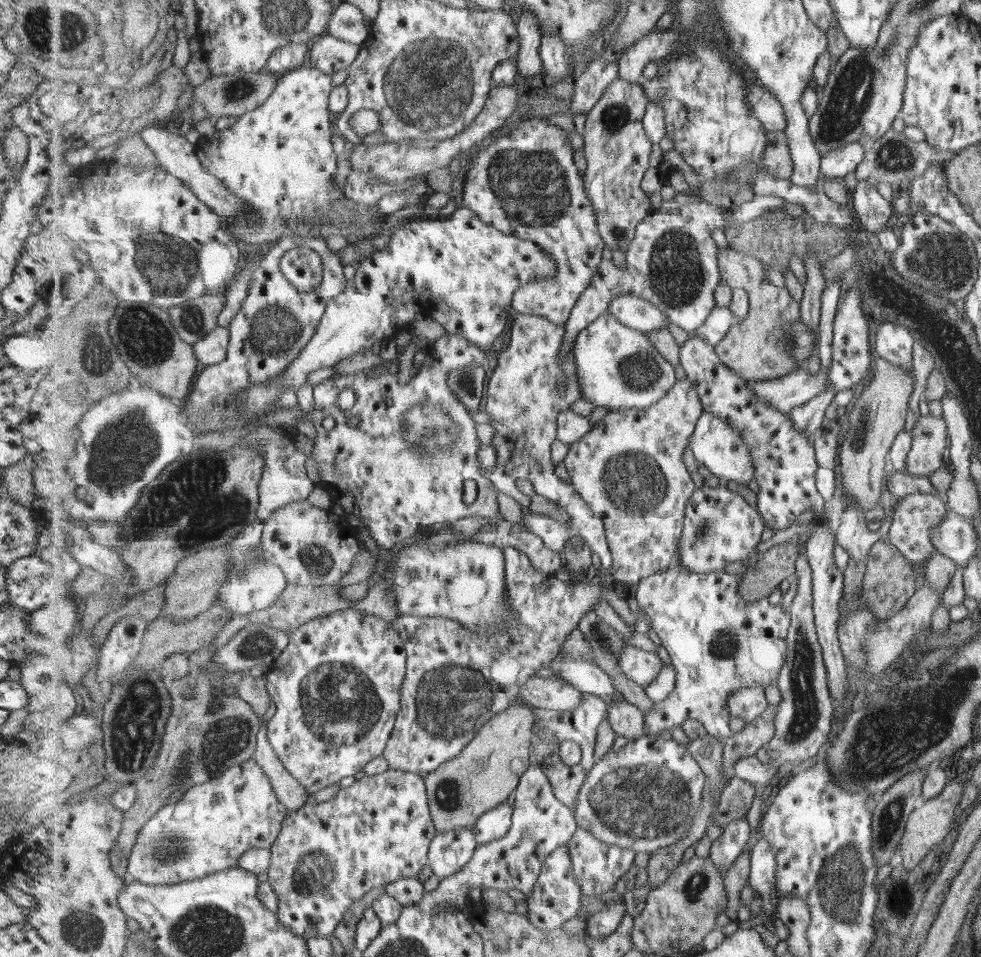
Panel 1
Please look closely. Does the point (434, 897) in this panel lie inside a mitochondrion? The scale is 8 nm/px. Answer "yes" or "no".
no

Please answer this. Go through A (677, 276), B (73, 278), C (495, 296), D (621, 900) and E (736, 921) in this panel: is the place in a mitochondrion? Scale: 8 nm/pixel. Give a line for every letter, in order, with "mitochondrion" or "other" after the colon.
A: mitochondrion
B: other
C: other
D: other
E: other

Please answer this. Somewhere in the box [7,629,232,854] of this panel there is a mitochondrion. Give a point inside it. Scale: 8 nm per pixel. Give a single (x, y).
(135, 729)

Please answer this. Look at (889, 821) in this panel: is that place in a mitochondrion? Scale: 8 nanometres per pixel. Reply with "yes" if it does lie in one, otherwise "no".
yes

